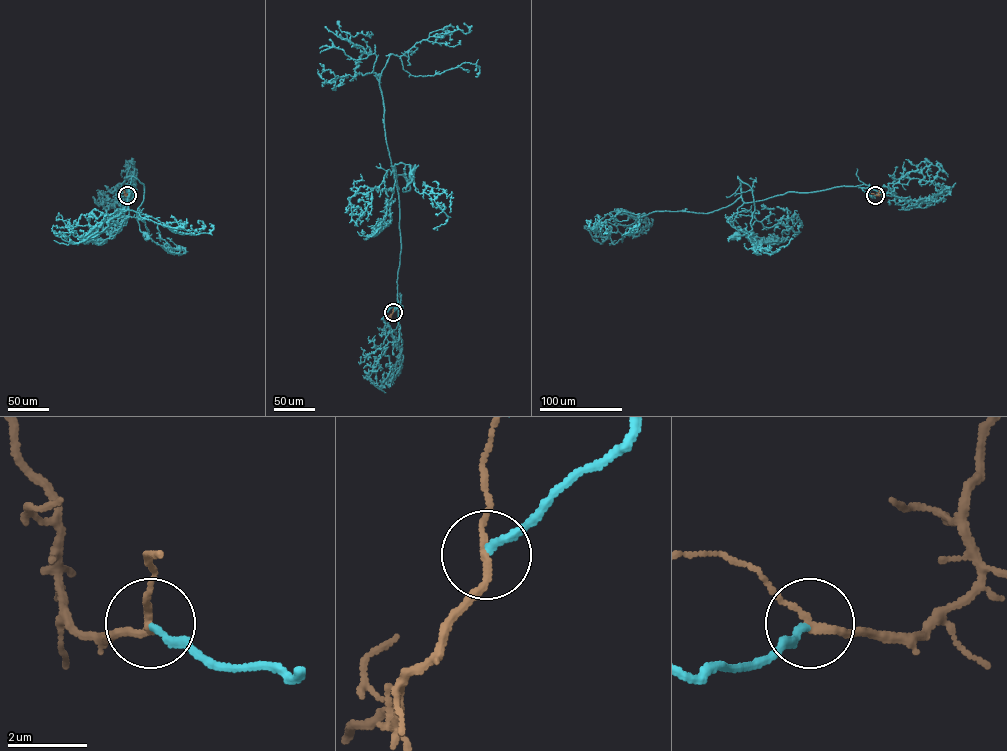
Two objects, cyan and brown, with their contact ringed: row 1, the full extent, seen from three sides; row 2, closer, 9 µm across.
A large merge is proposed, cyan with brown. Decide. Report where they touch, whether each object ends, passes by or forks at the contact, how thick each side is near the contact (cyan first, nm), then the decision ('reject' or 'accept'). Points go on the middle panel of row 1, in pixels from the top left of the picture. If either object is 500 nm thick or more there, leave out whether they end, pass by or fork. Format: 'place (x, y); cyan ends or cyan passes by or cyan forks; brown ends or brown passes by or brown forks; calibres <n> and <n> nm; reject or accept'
place (393, 312); cyan ends; brown passes by; calibres 190 and 160 nm; accept

